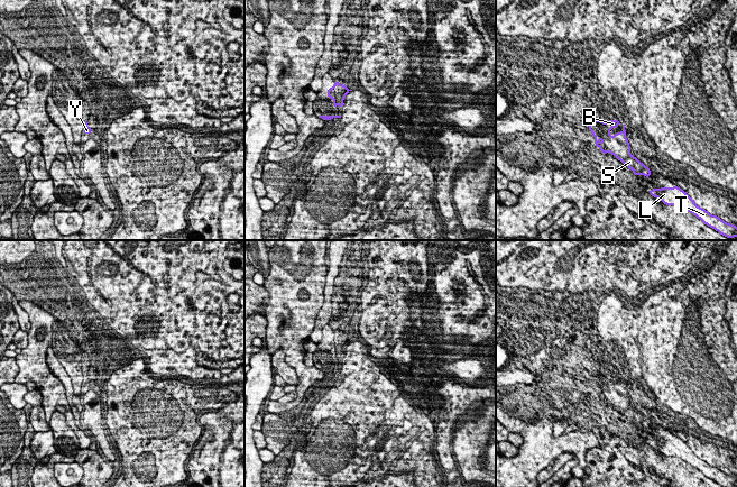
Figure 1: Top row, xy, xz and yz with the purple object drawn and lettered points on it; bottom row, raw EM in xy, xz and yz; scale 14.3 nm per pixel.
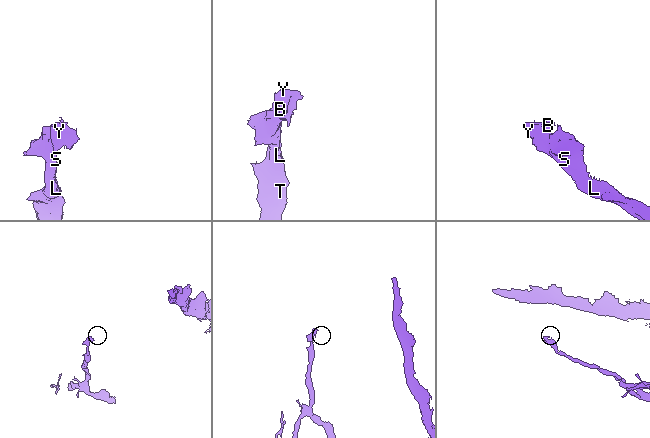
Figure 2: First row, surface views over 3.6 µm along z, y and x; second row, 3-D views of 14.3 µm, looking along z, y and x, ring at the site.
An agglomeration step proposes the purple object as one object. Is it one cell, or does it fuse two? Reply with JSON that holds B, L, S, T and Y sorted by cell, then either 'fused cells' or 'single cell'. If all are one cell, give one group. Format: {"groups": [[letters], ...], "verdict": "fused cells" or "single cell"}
{"groups": [["B", "L", "S", "T", "Y"]], "verdict": "single cell"}

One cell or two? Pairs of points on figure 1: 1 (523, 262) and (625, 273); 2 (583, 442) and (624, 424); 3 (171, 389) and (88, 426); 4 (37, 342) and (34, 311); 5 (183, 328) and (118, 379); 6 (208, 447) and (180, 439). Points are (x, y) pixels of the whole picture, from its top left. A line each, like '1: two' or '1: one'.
1: one
2: two
3: two
4: one
5: two
6: two

